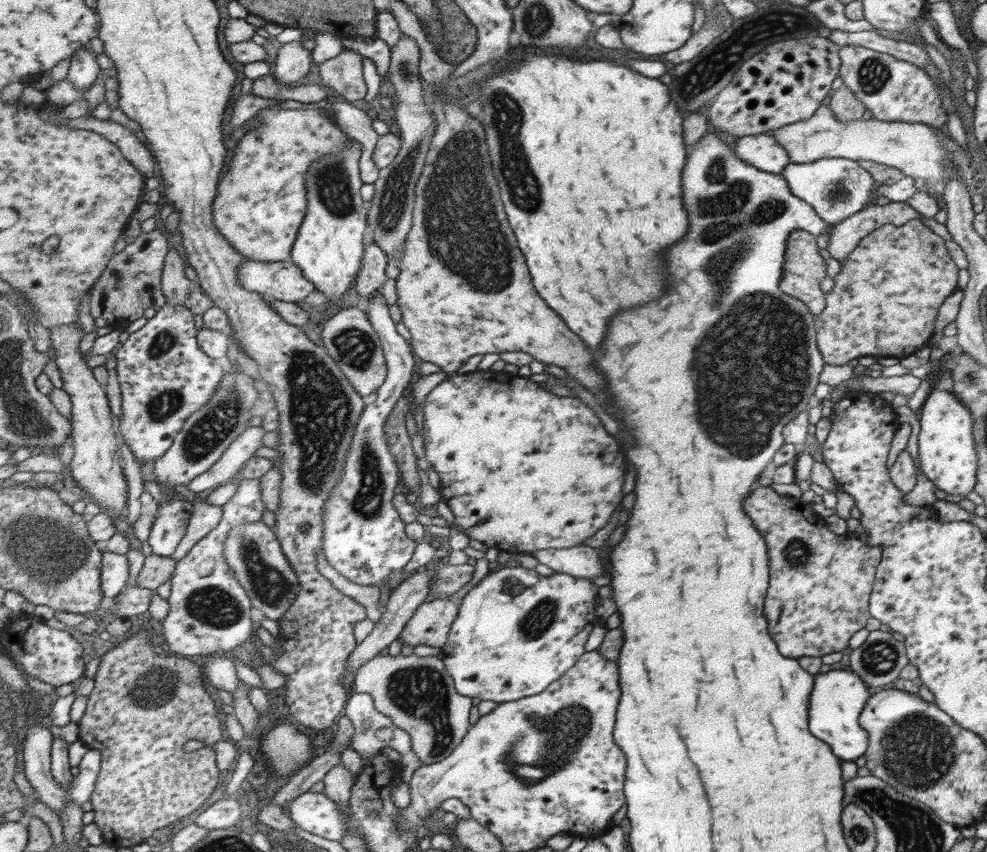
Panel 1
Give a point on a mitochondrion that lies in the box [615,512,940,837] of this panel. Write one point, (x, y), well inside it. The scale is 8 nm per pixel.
(878, 658)

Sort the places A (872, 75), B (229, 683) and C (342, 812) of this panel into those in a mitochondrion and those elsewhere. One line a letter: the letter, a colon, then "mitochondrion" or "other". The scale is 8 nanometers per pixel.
A: mitochondrion
B: other
C: other

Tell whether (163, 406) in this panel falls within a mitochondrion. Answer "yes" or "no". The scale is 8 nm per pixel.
yes

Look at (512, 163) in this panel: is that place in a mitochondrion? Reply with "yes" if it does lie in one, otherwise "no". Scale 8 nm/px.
yes

